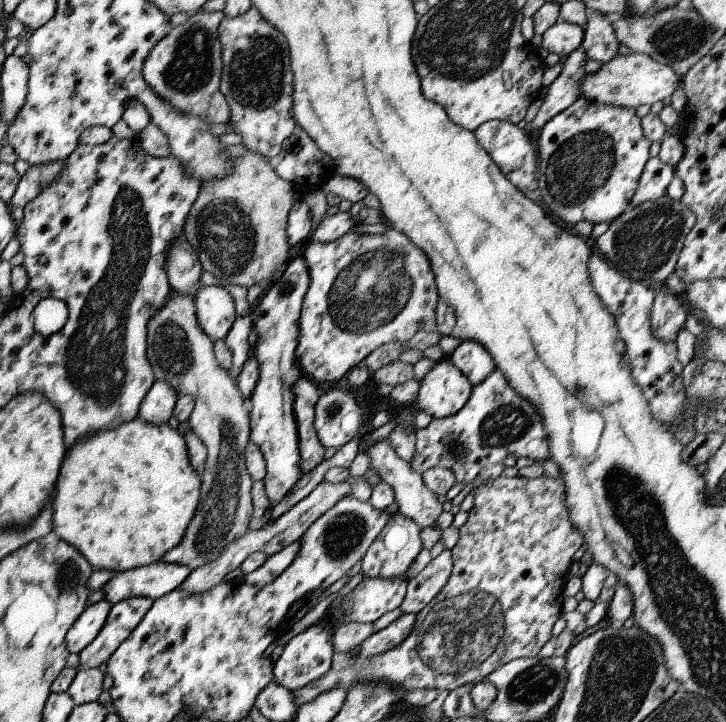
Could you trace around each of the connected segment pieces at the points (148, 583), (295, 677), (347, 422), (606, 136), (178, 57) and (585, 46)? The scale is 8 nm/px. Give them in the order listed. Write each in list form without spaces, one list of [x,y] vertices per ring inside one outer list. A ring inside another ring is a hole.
[[[153,563],[130,571],[118,572],[102,589],[111,605],[133,597],[149,597],[152,601],[177,590],[193,570],[187,565]]]
[[[319,622],[310,626],[301,634],[292,638],[284,648],[282,656],[275,662],[273,668],[274,681],[292,693],[304,689],[308,684],[319,680],[332,667],[332,657],[335,649],[332,643],[332,630],[322,628]]]
[[[338,388],[330,390],[319,397],[315,407],[315,418],[313,426],[318,436],[319,442],[325,448],[340,449],[345,443],[350,443],[357,437],[361,436],[361,429],[364,423],[363,411],[358,406],[357,401],[352,396],[350,391],[343,392]]]
[[[579,97],[574,104],[569,108],[566,108],[563,112],[560,112],[557,116],[554,116],[541,130],[540,138],[538,138],[538,156],[539,156],[539,186],[537,190],[540,190],[540,196],[542,196],[543,210],[546,210],[546,214],[557,220],[566,227],[572,229],[578,222],[587,220],[588,222],[598,225],[601,223],[612,223],[616,218],[619,218],[628,208],[631,206],[634,194],[636,193],[640,178],[642,177],[644,168],[650,160],[649,149],[651,143],[644,137],[643,129],[641,126],[641,119],[638,118],[635,110],[617,105],[608,105],[598,103],[595,101],[589,101],[586,97]]]
[[[223,12],[195,13],[184,24],[179,24],[154,48],[147,57],[143,77],[158,96],[170,101],[180,111],[195,115],[210,122],[226,124],[231,122],[231,111],[228,102],[220,91],[222,73],[221,45],[218,29]]]
[[[588,13],[588,21],[583,29],[583,42],[581,49],[587,58],[604,65],[611,62],[620,50],[616,39],[611,17],[606,15]]]

